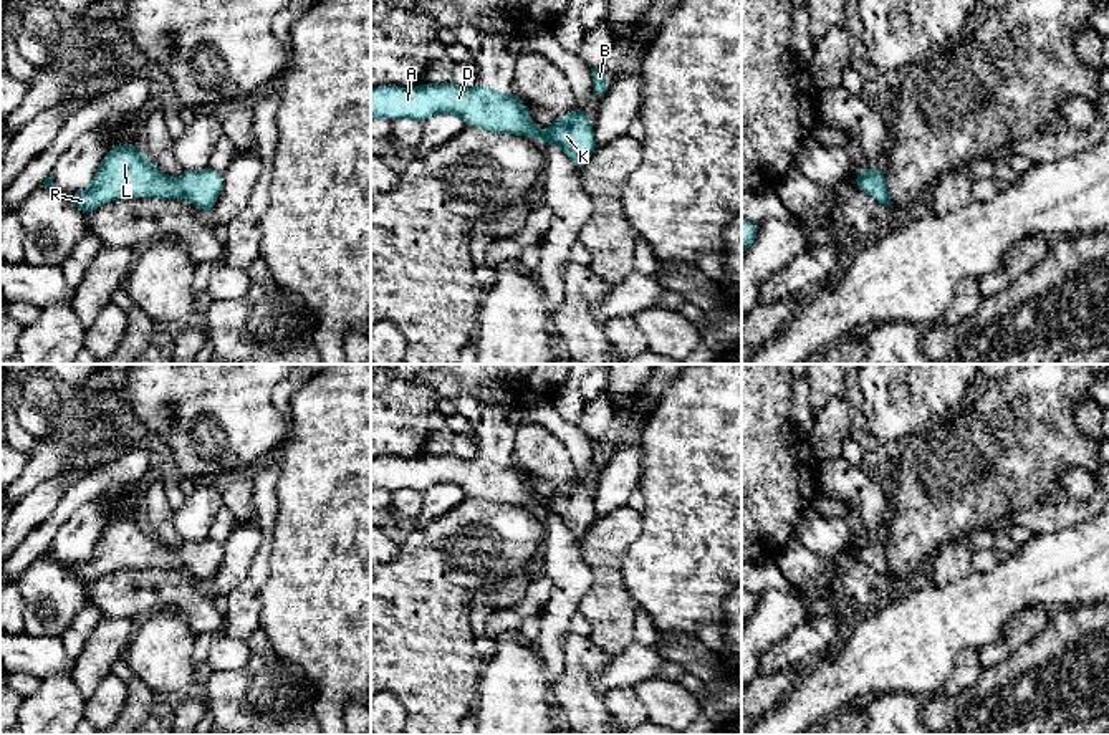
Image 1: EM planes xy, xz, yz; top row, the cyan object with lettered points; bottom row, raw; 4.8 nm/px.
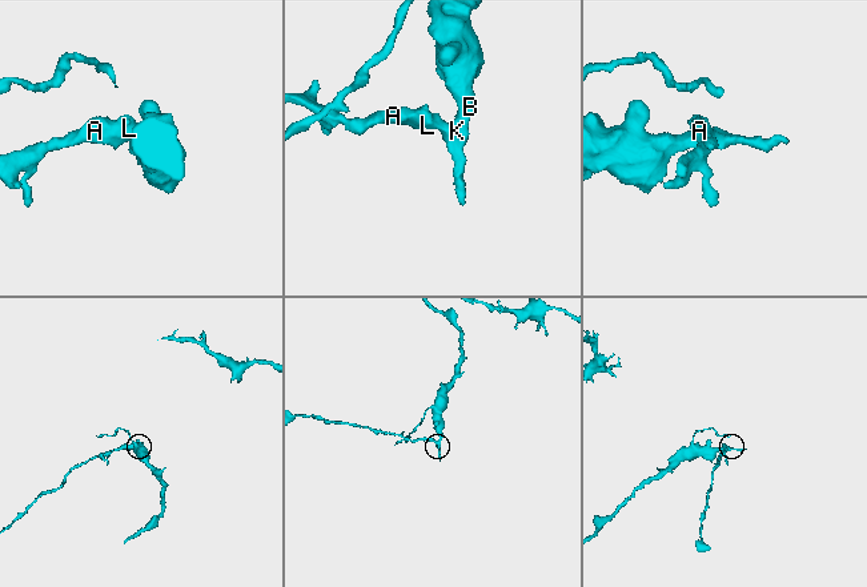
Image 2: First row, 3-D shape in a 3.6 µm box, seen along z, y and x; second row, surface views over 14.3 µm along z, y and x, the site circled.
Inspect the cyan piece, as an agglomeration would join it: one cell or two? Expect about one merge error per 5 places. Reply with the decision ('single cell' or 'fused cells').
single cell

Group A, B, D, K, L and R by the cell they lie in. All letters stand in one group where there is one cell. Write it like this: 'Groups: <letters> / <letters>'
Groups: A B D K L R

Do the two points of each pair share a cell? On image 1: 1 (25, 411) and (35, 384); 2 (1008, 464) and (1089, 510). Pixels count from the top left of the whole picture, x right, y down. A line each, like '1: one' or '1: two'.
1: two
2: two

